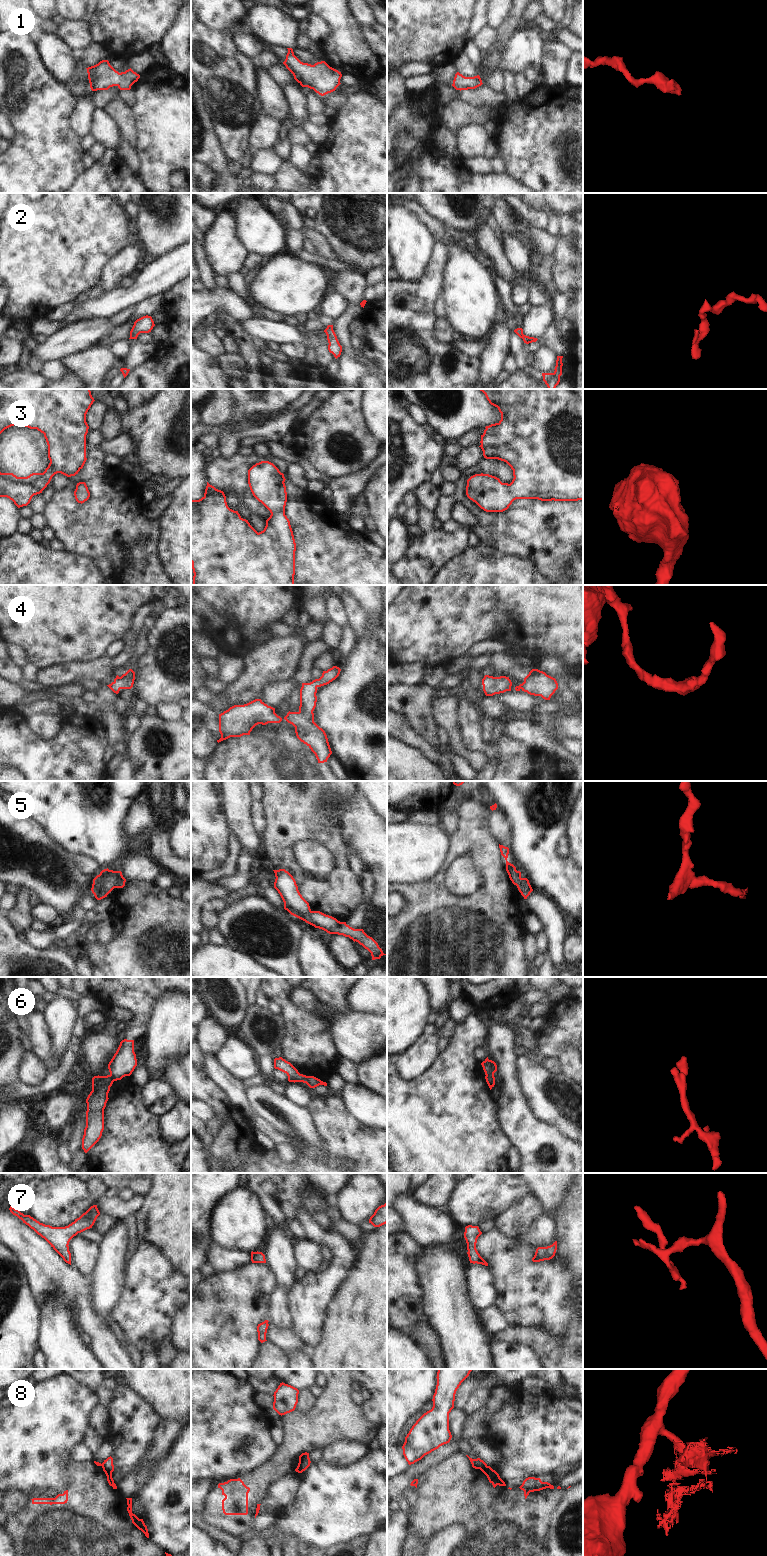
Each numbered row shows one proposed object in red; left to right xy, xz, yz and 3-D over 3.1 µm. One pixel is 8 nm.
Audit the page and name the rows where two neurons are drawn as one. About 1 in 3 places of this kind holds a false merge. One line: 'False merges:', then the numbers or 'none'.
False merges: 5, 6, 8

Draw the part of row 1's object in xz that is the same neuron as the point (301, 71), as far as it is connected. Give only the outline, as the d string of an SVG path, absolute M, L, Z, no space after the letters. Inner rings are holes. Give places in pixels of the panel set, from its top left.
M292 48L287 49L288 53L283 64L302 87L313 89L319 95L324 96L335 91L341 84L341 72L330 67L325 61L314 65L303 63L294 55Z

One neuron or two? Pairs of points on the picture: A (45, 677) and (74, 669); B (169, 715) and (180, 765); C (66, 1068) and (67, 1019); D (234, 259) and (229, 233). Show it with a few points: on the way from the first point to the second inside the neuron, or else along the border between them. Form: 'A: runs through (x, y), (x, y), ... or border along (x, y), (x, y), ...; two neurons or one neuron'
A: runs through (52, 676), (67, 673); one neuron
B: border along (157, 714), (167, 720), (180, 720); two neurons
C: border along (65, 1051), (58, 1060); two neurons
D: runs through (229, 253), (229, 239); one neuron

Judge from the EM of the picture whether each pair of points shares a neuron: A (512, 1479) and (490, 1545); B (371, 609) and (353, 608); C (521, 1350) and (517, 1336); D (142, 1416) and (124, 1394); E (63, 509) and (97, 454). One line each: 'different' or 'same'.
A: different
B: different
C: different
D: same
E: same

